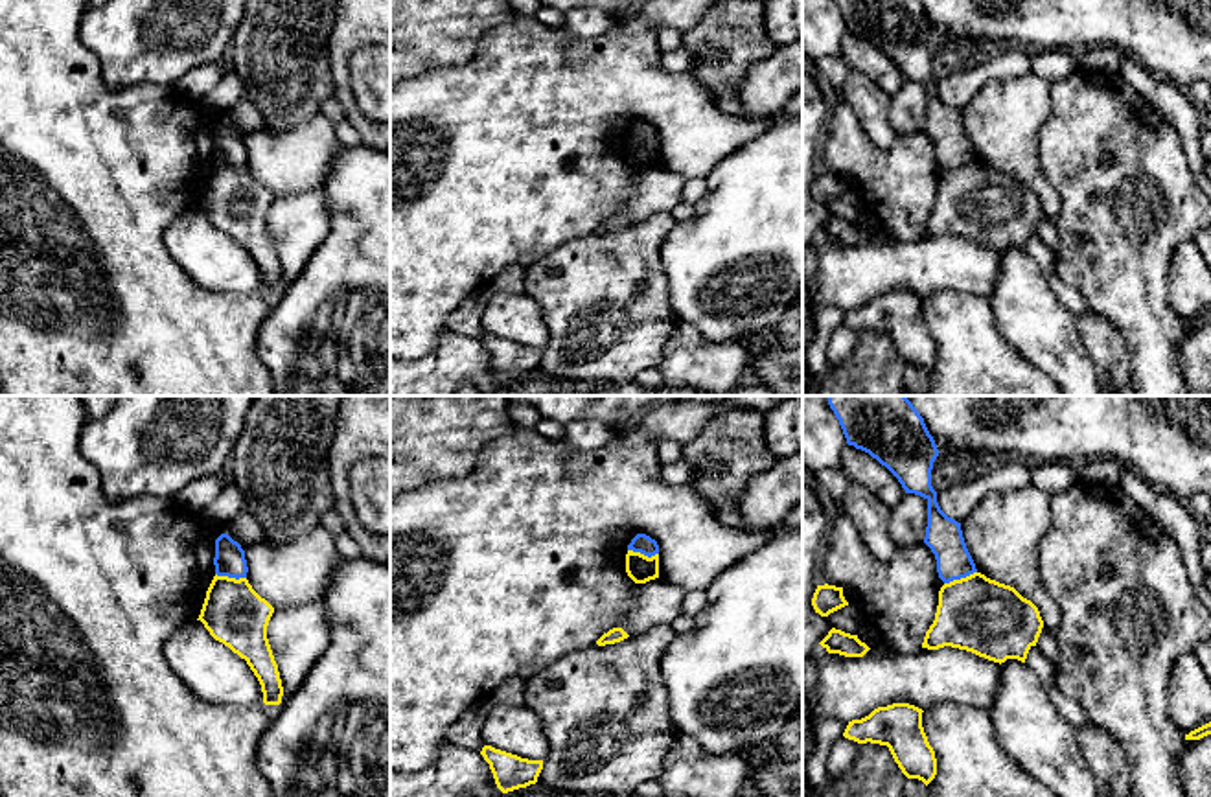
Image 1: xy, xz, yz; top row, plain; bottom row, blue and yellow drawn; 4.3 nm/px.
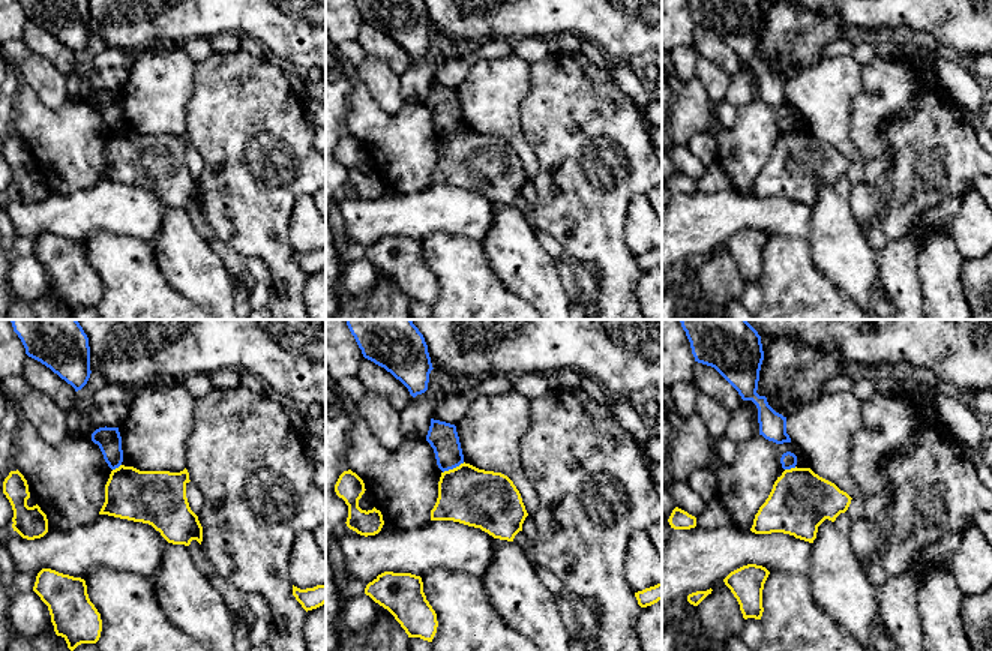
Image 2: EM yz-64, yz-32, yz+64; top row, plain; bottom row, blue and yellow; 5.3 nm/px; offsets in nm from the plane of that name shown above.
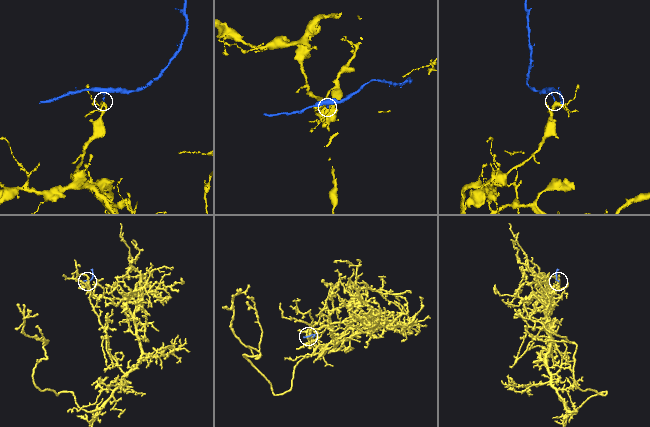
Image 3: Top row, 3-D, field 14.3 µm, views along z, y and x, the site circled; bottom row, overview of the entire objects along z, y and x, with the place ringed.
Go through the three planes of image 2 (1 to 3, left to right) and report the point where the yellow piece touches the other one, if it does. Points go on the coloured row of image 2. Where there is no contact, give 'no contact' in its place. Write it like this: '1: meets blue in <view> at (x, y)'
1: meets blue in yz-64 at (116, 467)
2: meets blue in yz-32 at (453, 467)
3: meets blue in yz+64 at (790, 468)

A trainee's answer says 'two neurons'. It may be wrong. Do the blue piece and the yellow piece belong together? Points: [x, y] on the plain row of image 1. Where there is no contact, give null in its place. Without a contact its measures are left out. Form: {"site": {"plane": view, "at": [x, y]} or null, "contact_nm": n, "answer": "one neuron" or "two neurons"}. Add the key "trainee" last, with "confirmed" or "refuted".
{"site": {"plane": "yz", "at": [959, 166]}, "contact_nm": 160, "answer": "two neurons", "trainee": "confirmed"}

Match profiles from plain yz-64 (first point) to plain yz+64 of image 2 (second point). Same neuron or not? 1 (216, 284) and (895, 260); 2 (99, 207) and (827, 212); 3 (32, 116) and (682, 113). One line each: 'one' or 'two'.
1: two
2: two
3: one

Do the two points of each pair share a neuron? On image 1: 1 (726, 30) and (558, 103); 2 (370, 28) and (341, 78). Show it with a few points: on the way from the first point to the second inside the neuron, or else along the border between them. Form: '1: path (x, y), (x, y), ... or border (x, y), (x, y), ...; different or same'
1: border (702, 19), (683, 34); different
2: path (357, 35), (341, 52), (341, 65); same

